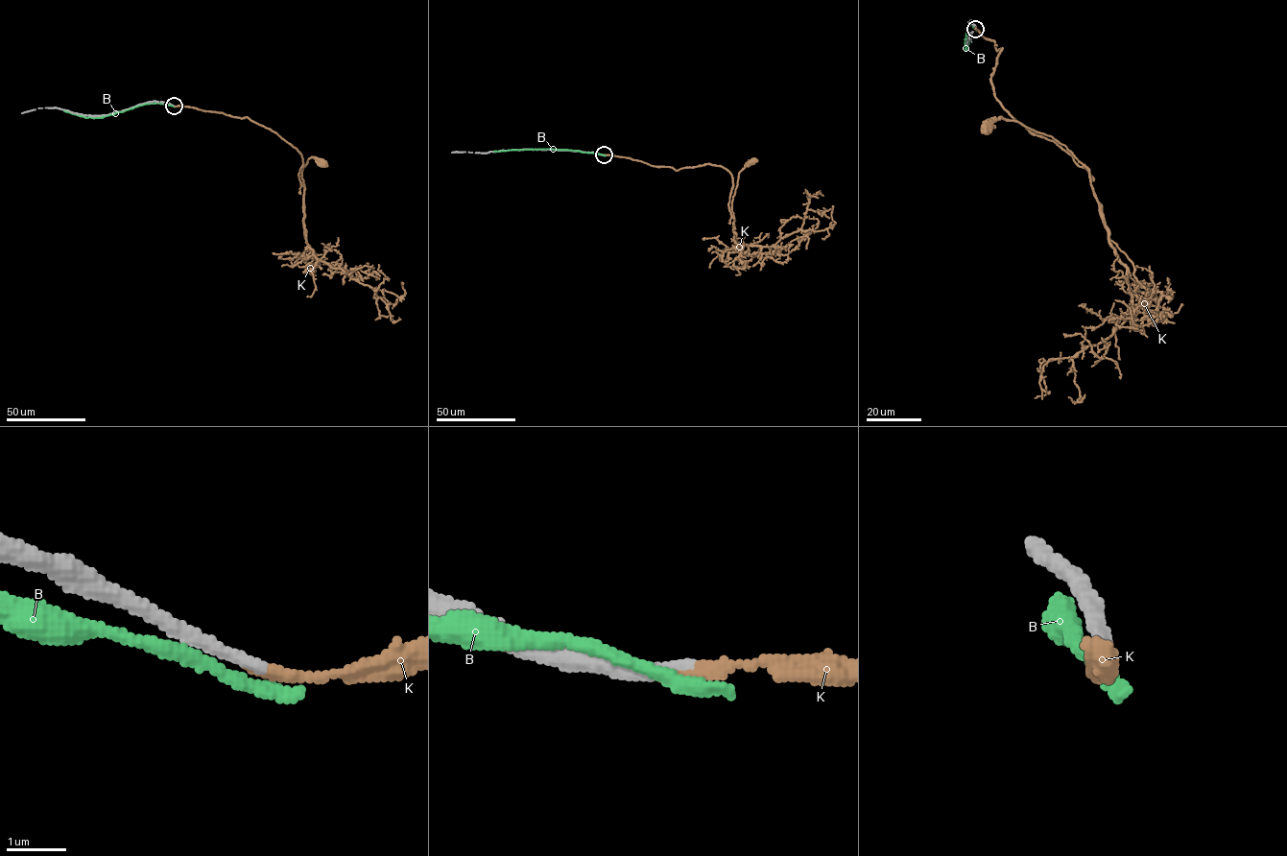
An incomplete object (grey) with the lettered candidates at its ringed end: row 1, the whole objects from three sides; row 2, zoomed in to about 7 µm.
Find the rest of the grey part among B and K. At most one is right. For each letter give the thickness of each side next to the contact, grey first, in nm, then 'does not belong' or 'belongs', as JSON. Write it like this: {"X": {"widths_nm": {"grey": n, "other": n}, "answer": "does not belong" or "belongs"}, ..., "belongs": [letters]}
{"B": {"widths_nm": {"grey": 340, "other": 200}, "answer": "does not belong"}, "K": {"widths_nm": {"grey": 280, "other": 220}, "answer": "belongs"}, "belongs": ["K"]}

